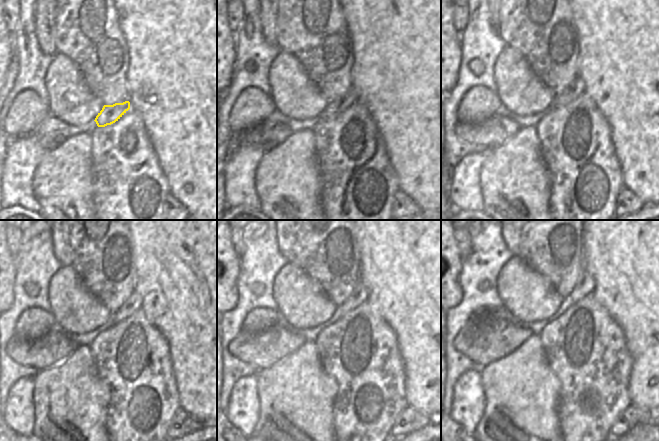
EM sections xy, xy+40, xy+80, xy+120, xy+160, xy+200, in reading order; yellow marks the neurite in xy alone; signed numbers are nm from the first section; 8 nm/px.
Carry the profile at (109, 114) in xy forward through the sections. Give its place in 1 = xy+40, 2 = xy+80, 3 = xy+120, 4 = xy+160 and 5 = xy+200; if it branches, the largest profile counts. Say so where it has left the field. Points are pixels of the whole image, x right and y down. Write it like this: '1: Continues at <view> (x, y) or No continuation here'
1: Continues at xy+40 (332, 110)
2: Continues at xy+80 (576, 88)
3: Continues at xy+120 (132, 304)
4: Continues at xy+160 (359, 295)
5: Continues at xy+200 (585, 285).

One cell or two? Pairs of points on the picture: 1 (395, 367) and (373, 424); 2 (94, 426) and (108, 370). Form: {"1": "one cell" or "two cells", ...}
{"1": "one cell", "2": "two cells"}

